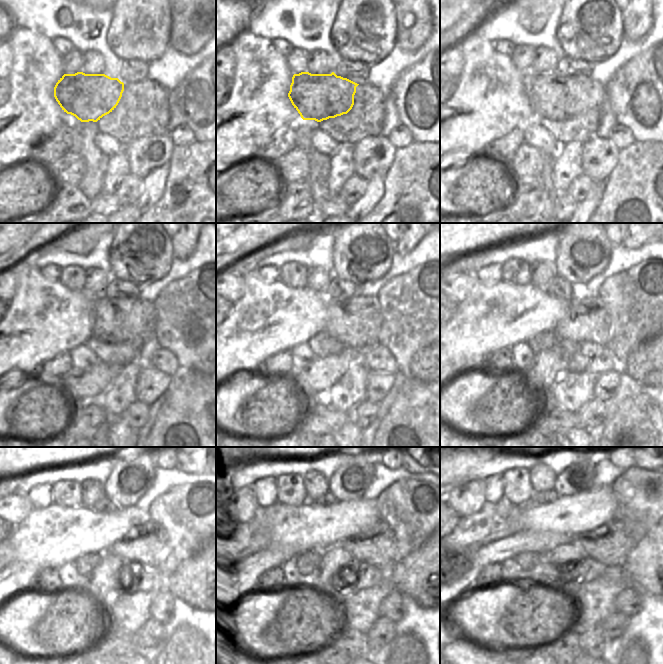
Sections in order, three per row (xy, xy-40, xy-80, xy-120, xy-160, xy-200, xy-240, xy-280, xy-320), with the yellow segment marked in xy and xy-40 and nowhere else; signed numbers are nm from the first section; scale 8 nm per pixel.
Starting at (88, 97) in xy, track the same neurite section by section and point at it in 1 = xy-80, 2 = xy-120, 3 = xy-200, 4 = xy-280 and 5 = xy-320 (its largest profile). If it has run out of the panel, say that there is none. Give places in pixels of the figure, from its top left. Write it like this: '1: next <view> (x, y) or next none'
1: next xy-80 (553, 96)
2: next xy-120 (116, 320)
3: next xy-200 (587, 320)
4: next xy-280 (376, 545)
5: next xy-320 (604, 544)

